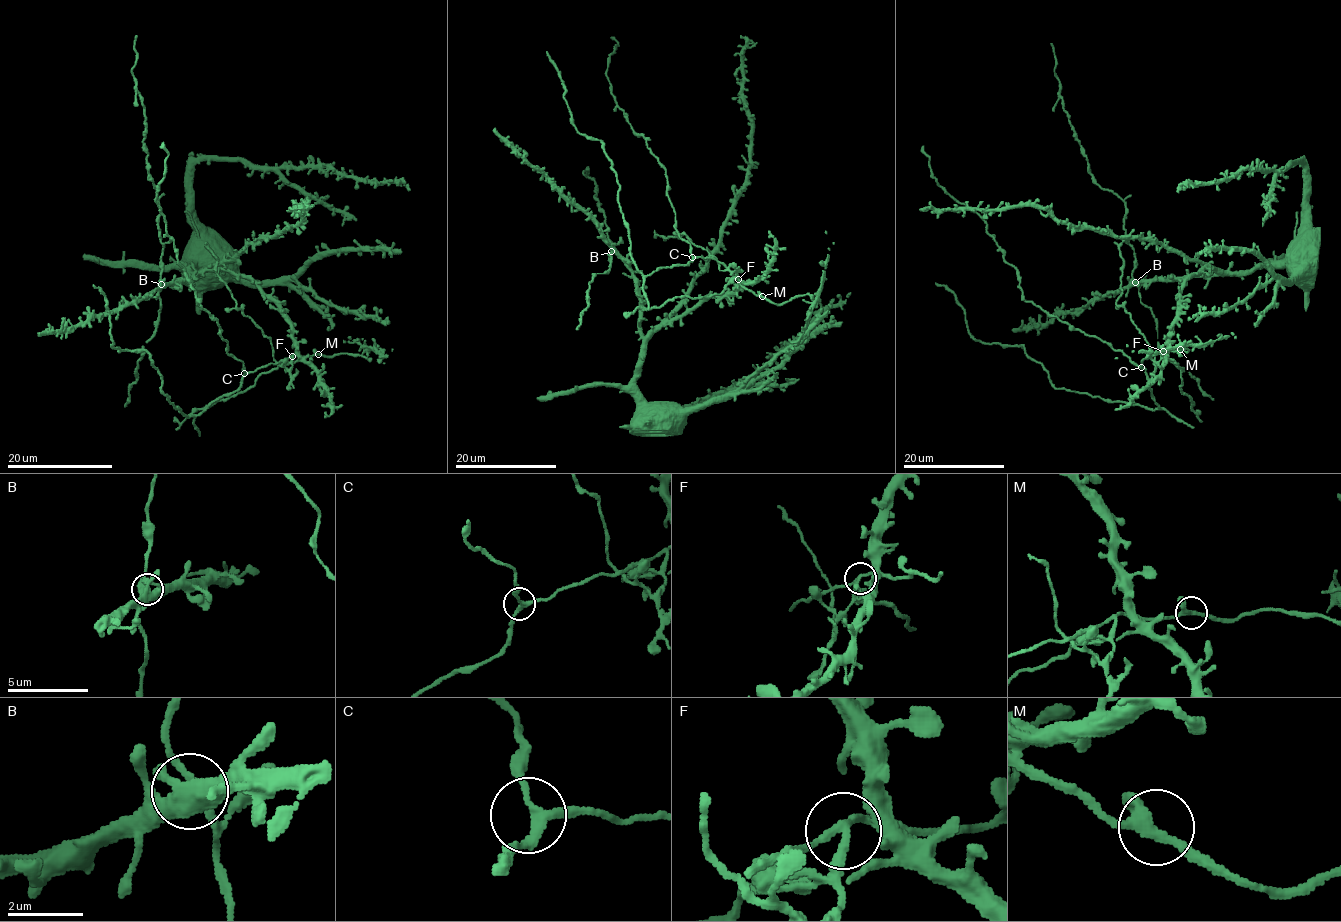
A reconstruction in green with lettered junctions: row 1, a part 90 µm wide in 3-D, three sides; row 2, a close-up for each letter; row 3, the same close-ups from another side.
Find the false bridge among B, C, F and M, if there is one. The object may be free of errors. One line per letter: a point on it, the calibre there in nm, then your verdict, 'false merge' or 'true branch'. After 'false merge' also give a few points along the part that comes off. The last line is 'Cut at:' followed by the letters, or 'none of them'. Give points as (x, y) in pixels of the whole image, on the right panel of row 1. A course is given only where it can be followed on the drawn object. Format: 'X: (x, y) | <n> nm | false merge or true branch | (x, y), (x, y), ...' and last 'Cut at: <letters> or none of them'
B: (1135, 282) | 180 nm | true branch
C: (1141, 367) | 200 nm | true branch
F: (1163, 351) | 190 nm | false merge | (1163, 351), (1155, 364), (1144, 336), (1128, 313), (1116, 304), (1122, 290), (1123, 258), (1114, 242)
M: (1180, 349) | 260 nm | true branch
Cut at: F

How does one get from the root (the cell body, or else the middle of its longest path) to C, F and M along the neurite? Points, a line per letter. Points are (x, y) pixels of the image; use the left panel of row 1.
C: (214, 248), (186, 267), (193, 274), (226, 270), (247, 275), (275, 303), (291, 328), (293, 354), (244, 373)
F: (214, 248), (186, 267), (193, 274), (226, 270), (247, 275), (275, 303), (289, 325), (295, 346), (292, 356)
M: (214, 248), (186, 267), (193, 274), (226, 270), (247, 275), (289, 325), (296, 352), (317, 354)

